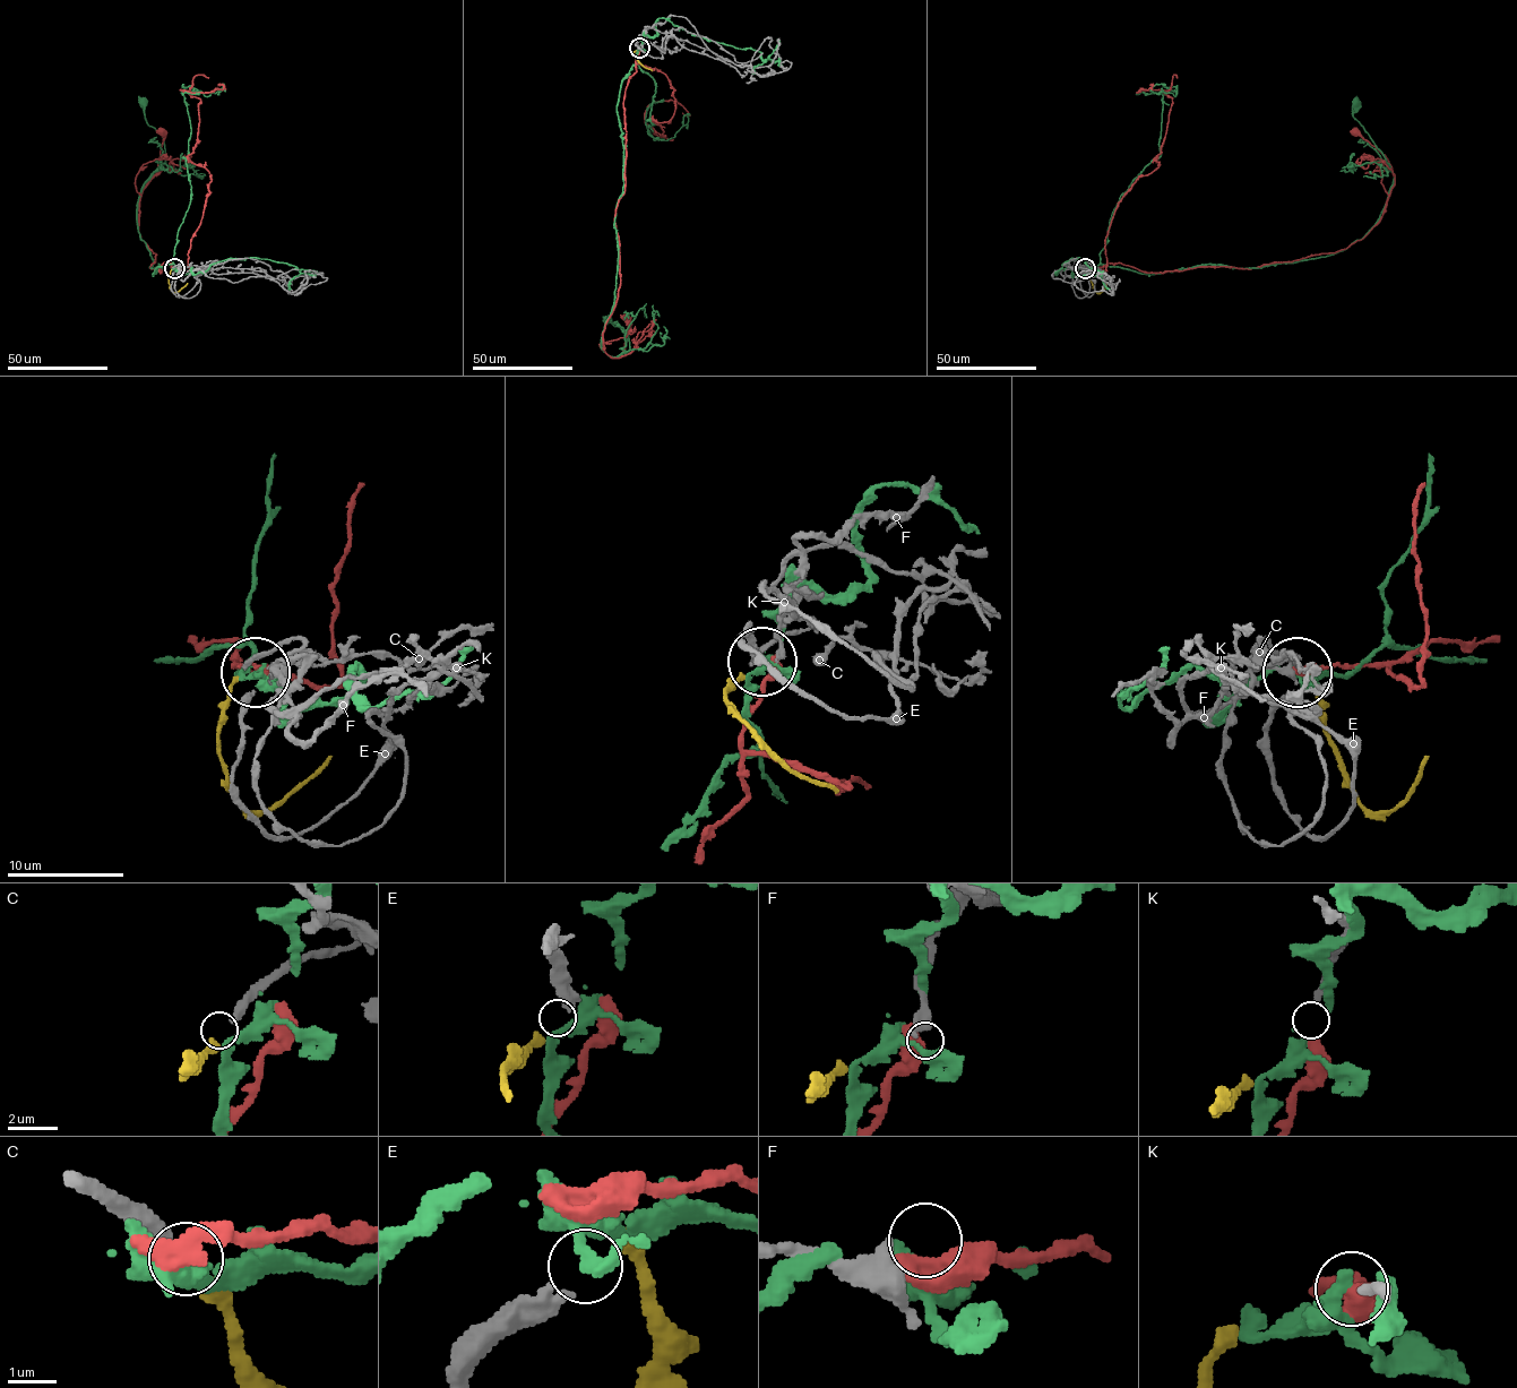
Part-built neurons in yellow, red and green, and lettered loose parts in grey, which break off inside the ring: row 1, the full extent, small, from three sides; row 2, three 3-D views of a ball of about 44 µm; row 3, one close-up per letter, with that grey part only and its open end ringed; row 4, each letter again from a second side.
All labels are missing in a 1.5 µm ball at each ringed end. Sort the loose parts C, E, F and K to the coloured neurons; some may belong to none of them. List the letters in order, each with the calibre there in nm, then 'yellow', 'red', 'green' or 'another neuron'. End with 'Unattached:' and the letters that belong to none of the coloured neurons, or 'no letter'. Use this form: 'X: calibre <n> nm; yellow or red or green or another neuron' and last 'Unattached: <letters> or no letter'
C: calibre 360 nm; yellow
E: calibre 380 nm; another neuron
F: calibre 400 nm; another neuron
K: calibre 200 nm; red
Unattached: E, F

